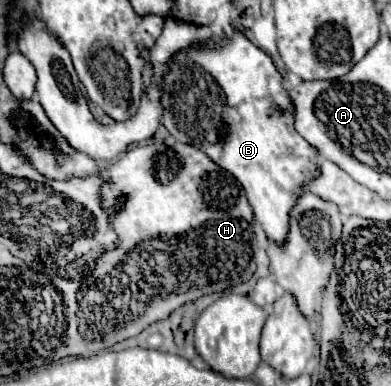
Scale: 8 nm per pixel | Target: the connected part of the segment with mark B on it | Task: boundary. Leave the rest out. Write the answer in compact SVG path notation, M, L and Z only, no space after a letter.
M234 30L230 36L222 34L220 36L220 46L218 48L208 48L204 44L192 44L180 52L176 52L172 56L172 60L168 62L168 72L162 76L160 80L160 90L162 90L162 124L168 128L168 132L178 140L178 142L184 142L184 144L192 144L196 148L200 148L202 152L206 152L220 168L224 168L226 172L230 172L240 184L242 188L246 190L246 196L248 196L248 202L252 206L253 220L252 226L254 228L254 234L257 239L274 240L274 242L284 242L286 238L286 232L288 232L288 216L290 216L290 210L292 206L296 204L296 198L298 194L304 192L304 182L310 178L310 174L316 172L316 150L294 130L294 106L286 94L286 88L282 84L282 76L278 74L278 70L274 68L272 60L262 52L258 50L242 32Z

